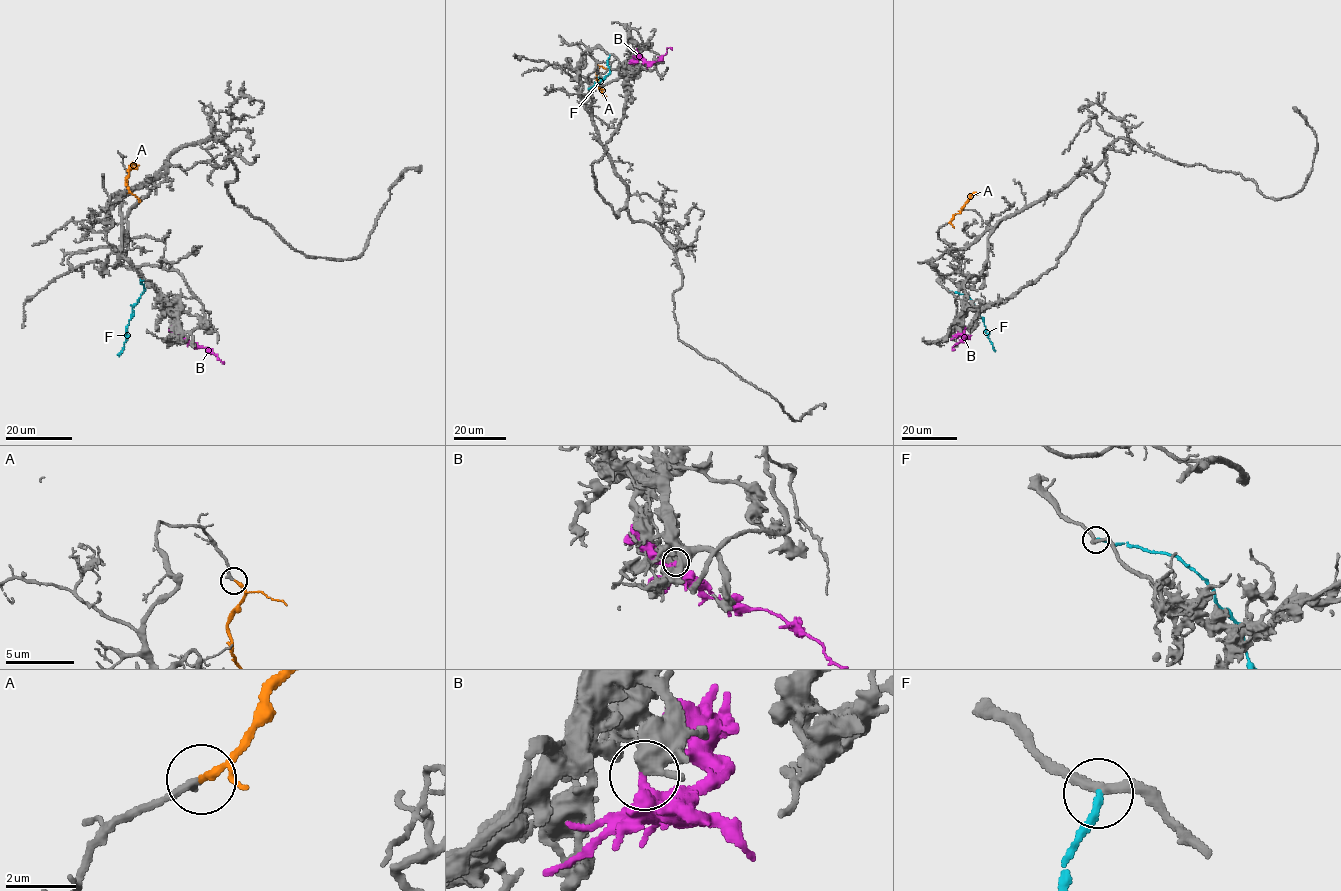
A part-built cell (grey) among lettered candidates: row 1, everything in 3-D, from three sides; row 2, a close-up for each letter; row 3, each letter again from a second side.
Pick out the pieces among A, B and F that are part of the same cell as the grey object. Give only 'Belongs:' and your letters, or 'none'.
Belongs: A, B

